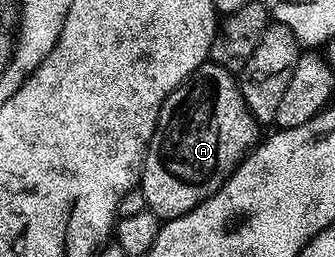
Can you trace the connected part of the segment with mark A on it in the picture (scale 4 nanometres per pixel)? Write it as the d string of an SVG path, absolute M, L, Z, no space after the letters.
M211 61L202 64L192 78L166 97L158 113L156 128L144 154L144 166L140 168L138 189L144 194L145 208L153 211L161 221L190 213L190 209L210 198L224 184L241 159L252 150L258 139L256 130L258 124L242 101L240 84L233 72Z

